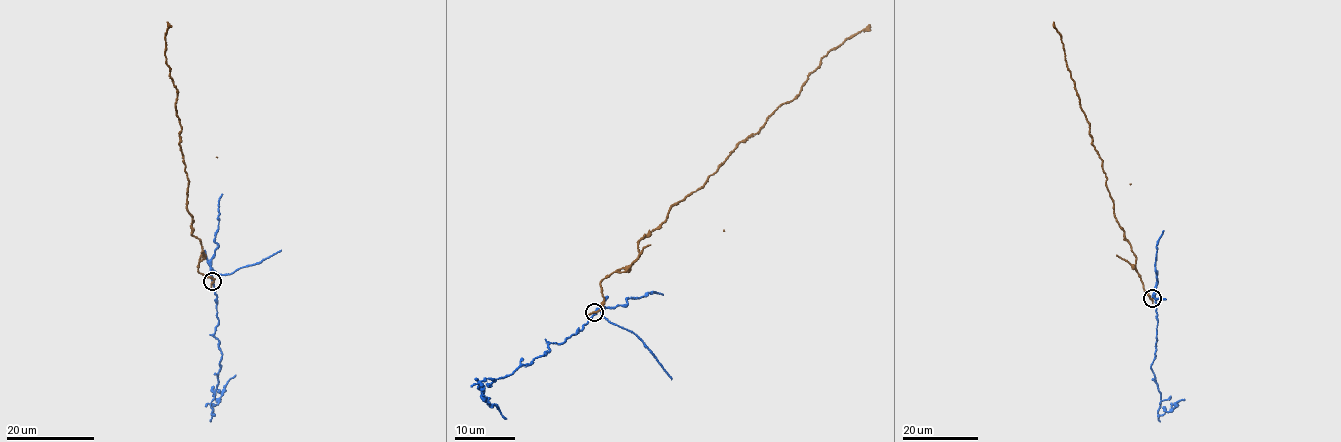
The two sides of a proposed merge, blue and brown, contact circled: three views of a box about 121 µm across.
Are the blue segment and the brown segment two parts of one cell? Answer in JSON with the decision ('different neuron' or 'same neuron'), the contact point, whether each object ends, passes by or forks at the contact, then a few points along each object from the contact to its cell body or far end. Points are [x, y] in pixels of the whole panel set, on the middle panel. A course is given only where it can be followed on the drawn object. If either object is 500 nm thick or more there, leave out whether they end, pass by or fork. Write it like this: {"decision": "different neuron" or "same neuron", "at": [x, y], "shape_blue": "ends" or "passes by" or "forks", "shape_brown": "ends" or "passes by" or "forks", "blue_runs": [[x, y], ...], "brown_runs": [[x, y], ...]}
{"decision": "different neuron", "at": [594, 312], "shape_blue": "ends", "shape_brown": "passes by", "blue_runs": [[594, 312], [581, 330], [548, 344], [545, 354], [482, 381], [482, 396], [507, 418]], "brown_runs": [[593, 312], [603, 300], [602, 279], [633, 263], [640, 241], [671, 207], [798, 96], [827, 51], [870, 25]]}

